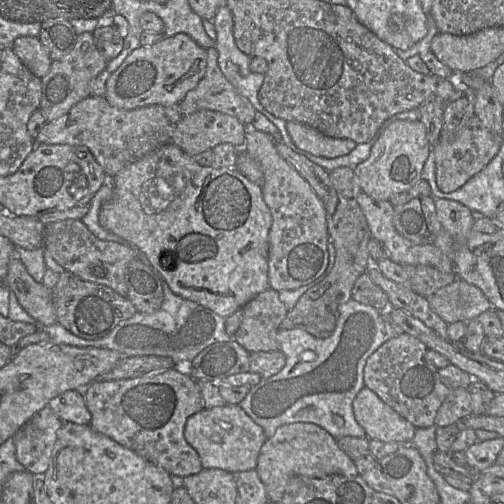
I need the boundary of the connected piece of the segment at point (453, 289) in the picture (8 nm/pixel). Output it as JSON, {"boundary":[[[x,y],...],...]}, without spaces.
{"boundary":[[[458,277],[451,284],[438,289],[429,296],[428,302],[430,309],[447,324],[458,321],[468,322],[477,318],[483,312],[493,308],[481,289]]]}

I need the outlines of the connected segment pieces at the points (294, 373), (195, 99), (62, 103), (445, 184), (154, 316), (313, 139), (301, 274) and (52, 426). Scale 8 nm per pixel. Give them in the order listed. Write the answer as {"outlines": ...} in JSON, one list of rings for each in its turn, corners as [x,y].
{"outlines":[[[[353,299],[340,308],[336,327],[326,338],[316,337],[301,328],[279,329],[276,339],[279,350],[286,357],[285,366],[277,374],[266,379],[262,378],[251,388],[239,405],[263,428],[267,438],[272,437],[280,426],[296,422],[314,423],[325,429],[335,439],[344,436],[366,437],[364,428],[355,419],[353,400],[365,386],[364,368],[368,357],[384,342],[399,333],[399,329],[386,317],[386,314]]],[[[215,46],[207,49],[207,67],[205,75],[194,89],[187,92],[178,106],[183,116],[203,109],[213,110],[234,116],[245,126],[252,125],[257,113],[257,110],[251,102],[241,95],[225,78],[218,65],[218,52]]],[[[85,32],[78,35],[73,49],[62,58],[52,61],[49,72],[41,78],[42,99],[39,109],[45,120],[51,122],[63,116],[74,105],[91,96],[90,82],[106,69],[107,63],[94,43],[93,33]]],[[[475,115],[466,122],[454,140],[438,140],[432,146],[435,156],[438,188],[445,193],[459,189],[495,157],[500,150],[502,142],[502,135],[488,130]]],[[[164,280],[162,287],[164,300],[157,311],[149,314],[137,312],[131,318],[119,323],[107,336],[96,340],[80,338],[58,322],[50,326],[39,323],[23,309],[11,289],[8,318],[35,325],[38,330],[42,330],[50,336],[50,342],[75,347],[107,348],[118,351],[124,357],[146,355],[169,357],[178,364],[177,366],[188,365],[202,350],[212,344],[233,340],[233,336],[225,331],[225,318],[195,302],[176,295]]],[[[288,121],[286,128],[298,148],[323,158],[346,155],[357,145],[351,139],[329,137],[311,126],[295,121]]],[[[249,126],[248,129],[246,128],[245,134],[245,151],[260,164],[263,170],[262,198],[272,216],[268,252],[270,288],[275,291],[297,289],[315,280],[328,266],[327,244],[330,238],[327,230],[324,204],[309,183],[280,156],[276,149],[276,141],[271,135]]],[[[48,406],[38,411],[14,436],[17,460],[35,476],[43,476],[50,464],[58,430],[64,422]]]]}

